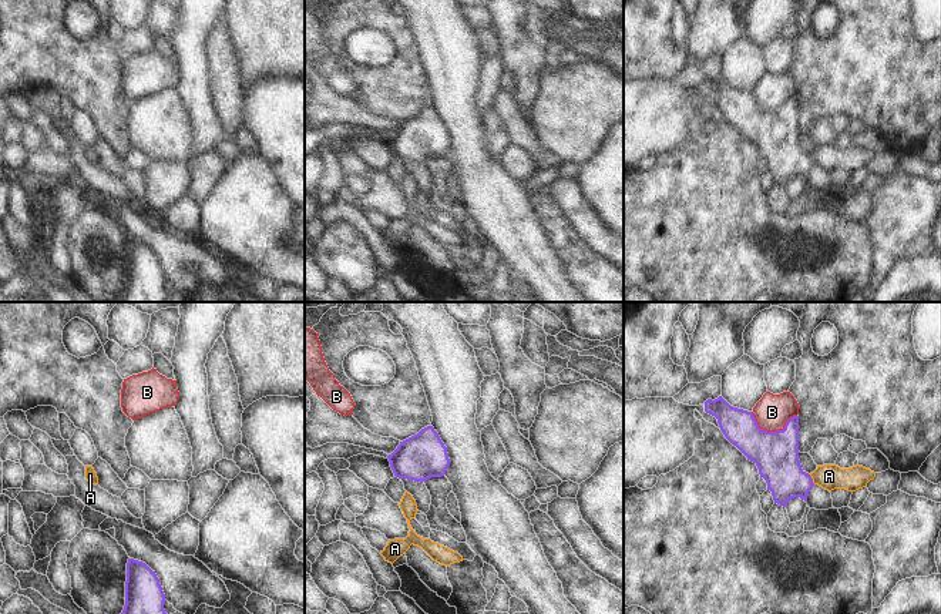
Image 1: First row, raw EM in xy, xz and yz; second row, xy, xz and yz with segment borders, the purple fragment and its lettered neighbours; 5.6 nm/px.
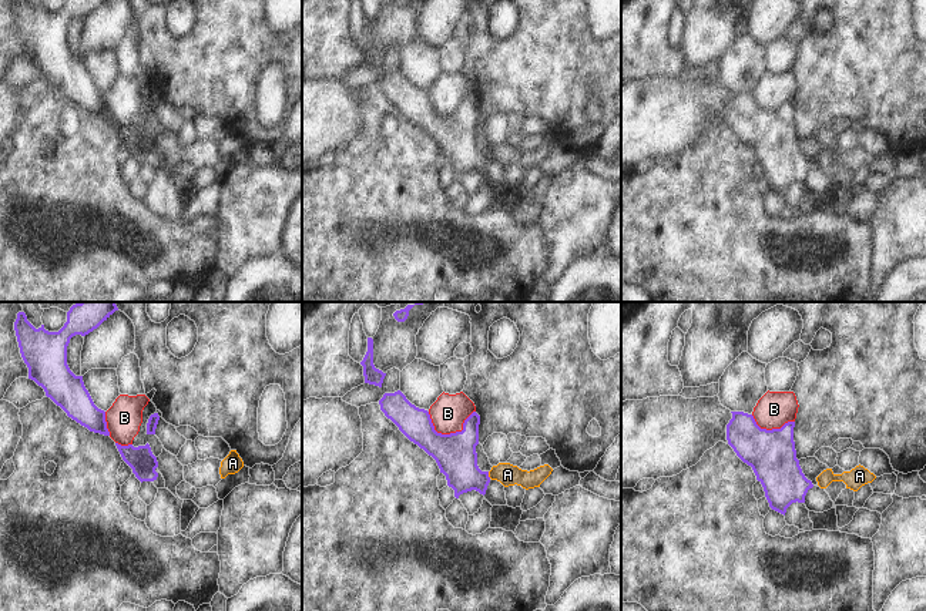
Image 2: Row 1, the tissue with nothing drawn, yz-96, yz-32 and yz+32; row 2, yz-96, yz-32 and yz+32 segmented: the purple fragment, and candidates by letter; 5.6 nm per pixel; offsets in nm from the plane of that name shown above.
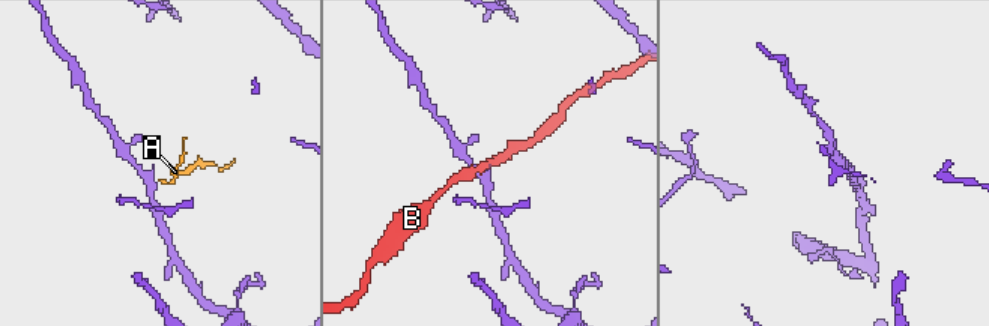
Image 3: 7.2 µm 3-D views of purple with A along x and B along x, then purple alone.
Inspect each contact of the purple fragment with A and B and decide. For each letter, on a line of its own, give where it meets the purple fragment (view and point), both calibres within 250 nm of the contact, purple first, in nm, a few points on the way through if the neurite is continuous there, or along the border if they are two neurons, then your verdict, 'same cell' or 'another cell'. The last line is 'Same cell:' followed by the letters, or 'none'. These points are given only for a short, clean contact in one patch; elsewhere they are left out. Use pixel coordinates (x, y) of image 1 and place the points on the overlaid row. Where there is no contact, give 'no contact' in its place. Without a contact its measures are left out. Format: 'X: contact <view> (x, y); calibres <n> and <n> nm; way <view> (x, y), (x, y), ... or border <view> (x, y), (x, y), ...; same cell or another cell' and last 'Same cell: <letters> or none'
A: contact yz (812, 479); calibres 260 and 140 nm; way yz (776, 453), (802, 479), (812, 479), (829, 476); same cell
B: contact yz (772, 432); calibres 260 and 200 nm; border yz (750, 412), (756, 423), (768, 430), (780, 430), (796, 415); another cell
Same cell: A

